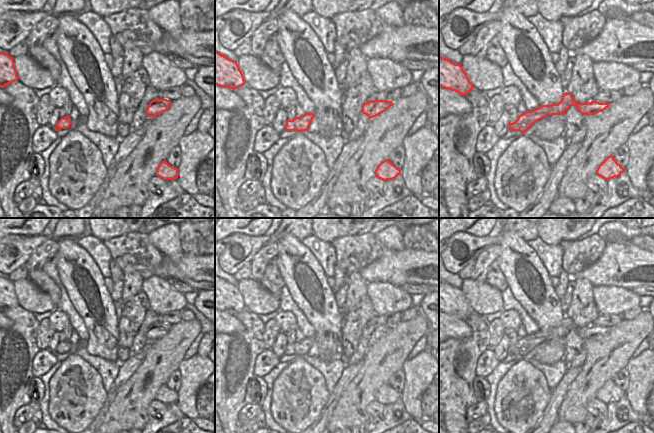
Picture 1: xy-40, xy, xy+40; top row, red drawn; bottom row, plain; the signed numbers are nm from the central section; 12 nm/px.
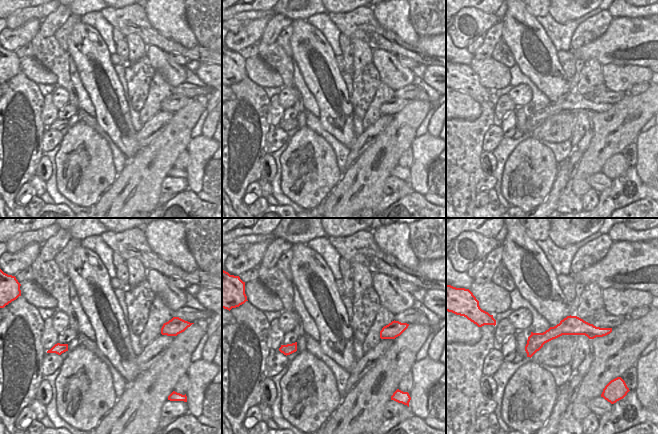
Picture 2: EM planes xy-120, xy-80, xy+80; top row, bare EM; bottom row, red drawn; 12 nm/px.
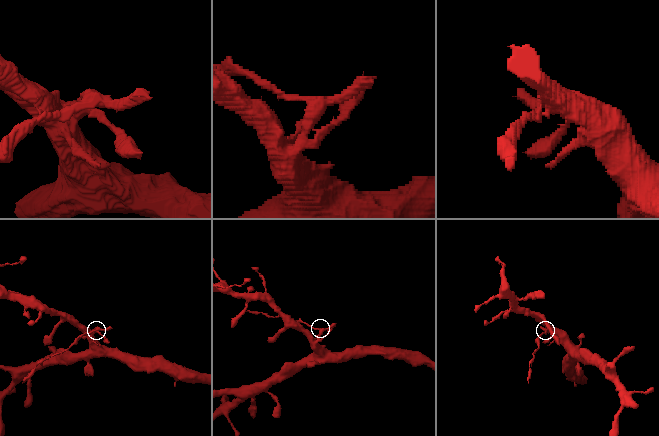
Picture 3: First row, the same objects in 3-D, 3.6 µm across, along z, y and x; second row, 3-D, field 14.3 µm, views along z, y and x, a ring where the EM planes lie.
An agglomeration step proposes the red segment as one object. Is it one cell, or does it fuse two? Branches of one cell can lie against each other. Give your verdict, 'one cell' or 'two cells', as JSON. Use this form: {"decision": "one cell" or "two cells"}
{"decision": "two cells"}

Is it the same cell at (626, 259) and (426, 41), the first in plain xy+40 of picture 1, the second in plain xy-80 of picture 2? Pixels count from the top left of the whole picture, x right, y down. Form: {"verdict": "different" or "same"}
{"verdict": "same"}

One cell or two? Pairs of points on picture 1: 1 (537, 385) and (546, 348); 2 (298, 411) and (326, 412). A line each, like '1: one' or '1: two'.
1: two
2: two

